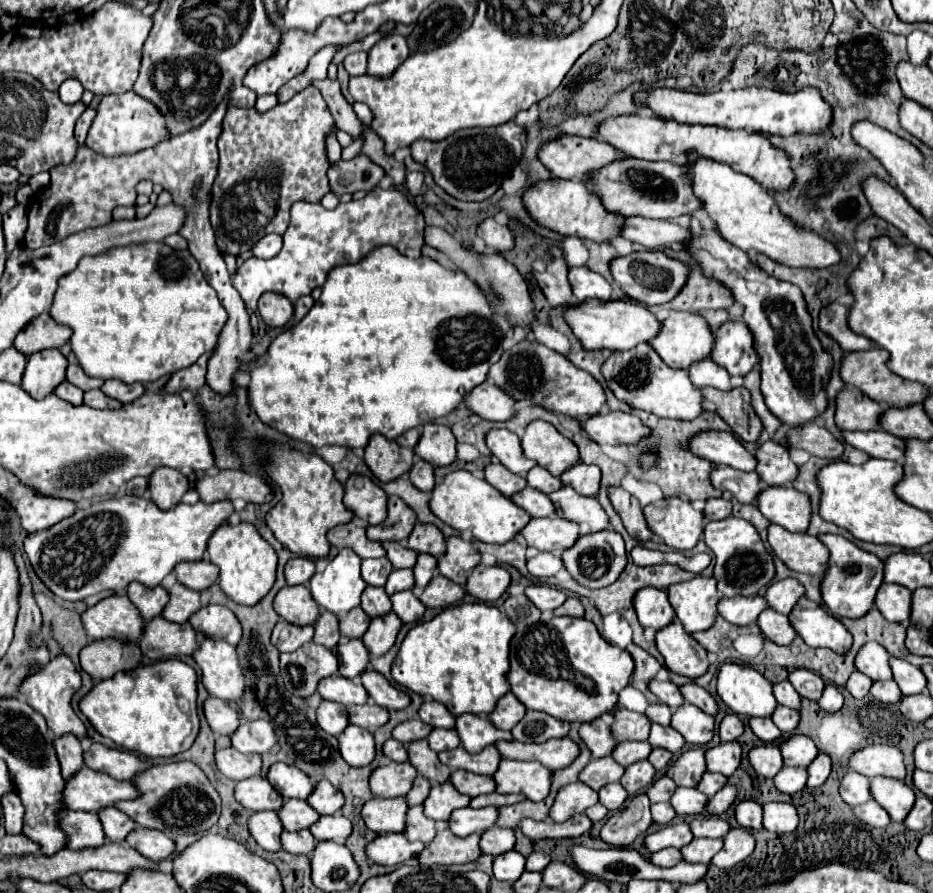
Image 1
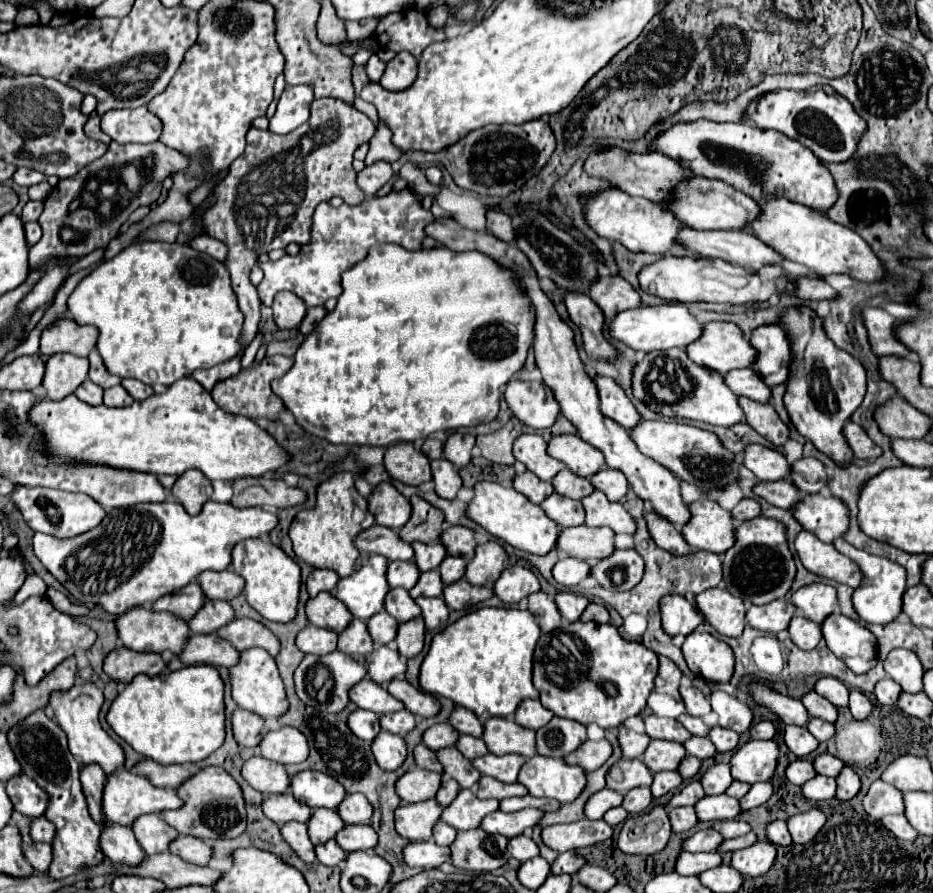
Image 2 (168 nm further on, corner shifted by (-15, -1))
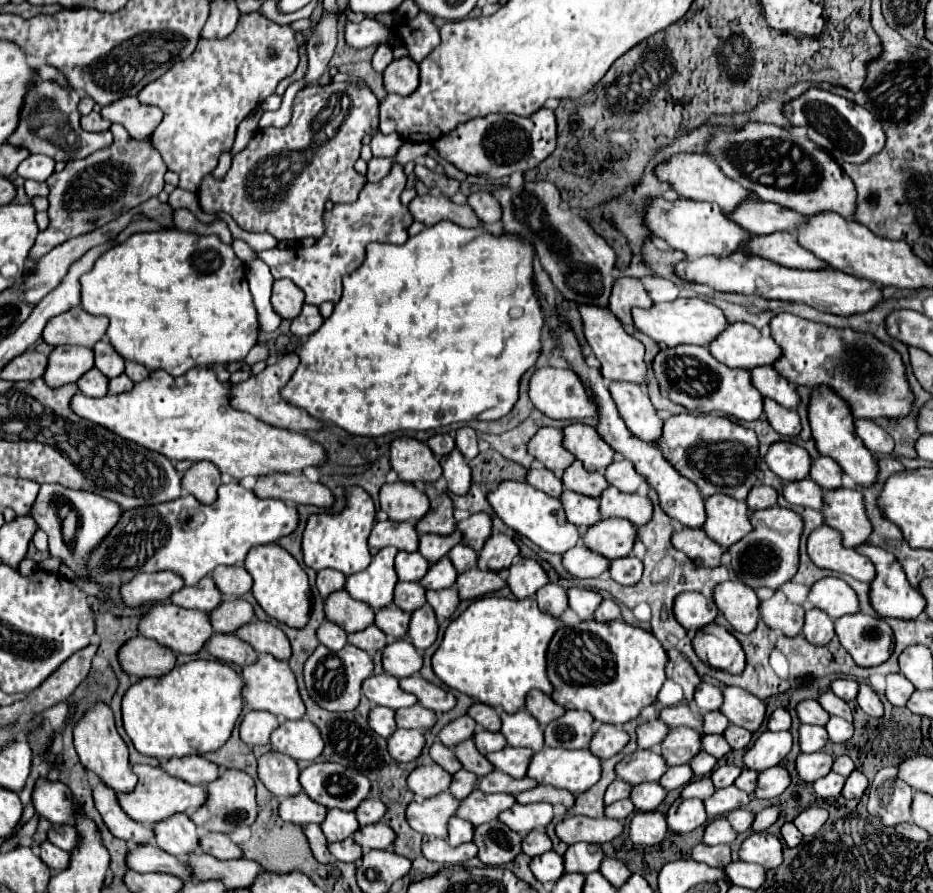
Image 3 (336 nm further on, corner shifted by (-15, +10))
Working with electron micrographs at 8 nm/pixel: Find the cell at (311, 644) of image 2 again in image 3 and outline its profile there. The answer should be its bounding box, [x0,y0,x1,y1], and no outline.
[317,621,347,651]

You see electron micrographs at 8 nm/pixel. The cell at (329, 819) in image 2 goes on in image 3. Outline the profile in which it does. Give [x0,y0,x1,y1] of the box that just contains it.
[321,809,359,843]

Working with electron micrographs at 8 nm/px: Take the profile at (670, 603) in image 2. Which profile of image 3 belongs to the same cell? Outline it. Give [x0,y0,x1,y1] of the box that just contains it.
[675,593,717,631]

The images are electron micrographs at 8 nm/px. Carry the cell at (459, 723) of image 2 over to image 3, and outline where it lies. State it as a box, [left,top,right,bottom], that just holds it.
[469,703,501,731]

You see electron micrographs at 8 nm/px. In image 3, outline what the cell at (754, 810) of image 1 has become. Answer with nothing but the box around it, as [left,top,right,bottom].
[781,823,803,847]

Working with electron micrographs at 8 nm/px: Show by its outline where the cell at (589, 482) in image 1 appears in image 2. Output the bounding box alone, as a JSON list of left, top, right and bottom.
[591,468,629,502]

